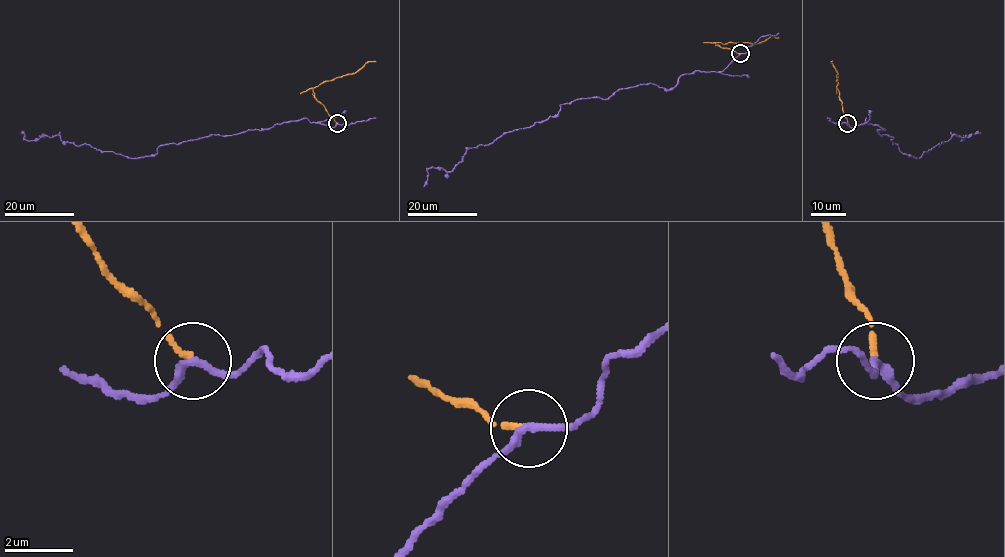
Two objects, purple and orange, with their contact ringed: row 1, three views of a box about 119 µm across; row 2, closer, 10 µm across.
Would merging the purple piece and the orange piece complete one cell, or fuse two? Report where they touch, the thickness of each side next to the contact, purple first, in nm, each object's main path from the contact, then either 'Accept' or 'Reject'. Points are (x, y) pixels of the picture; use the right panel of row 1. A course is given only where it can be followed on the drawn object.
Place: (847, 123). Thickness 240 nm (purple) against 190 nm. Course of purple: (847, 123), (865, 118), (916, 158), (954, 134), (965, 135), (961, 141), (980, 133). Course of orange: (847, 123), (839, 98), (838, 74), (831, 61). Reject

